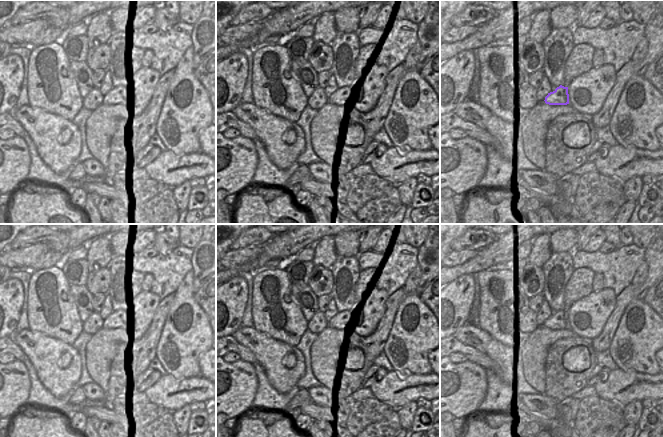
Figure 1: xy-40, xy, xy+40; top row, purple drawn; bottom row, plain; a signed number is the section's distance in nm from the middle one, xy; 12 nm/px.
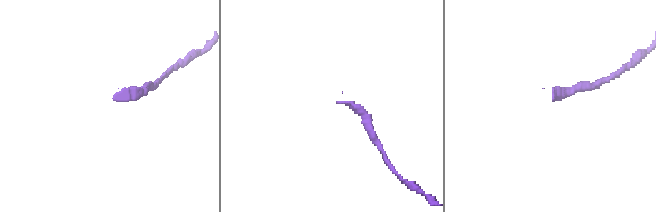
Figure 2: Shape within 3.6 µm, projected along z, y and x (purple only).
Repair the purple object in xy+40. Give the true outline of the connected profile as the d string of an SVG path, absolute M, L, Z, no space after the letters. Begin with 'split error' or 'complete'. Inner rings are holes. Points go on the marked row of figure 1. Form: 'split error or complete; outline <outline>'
complete; outline M560 85L553 92L545 97L545 103L549 105L567 105L569 104L568 87Z

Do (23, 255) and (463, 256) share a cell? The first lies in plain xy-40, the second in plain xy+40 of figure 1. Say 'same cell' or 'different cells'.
same cell

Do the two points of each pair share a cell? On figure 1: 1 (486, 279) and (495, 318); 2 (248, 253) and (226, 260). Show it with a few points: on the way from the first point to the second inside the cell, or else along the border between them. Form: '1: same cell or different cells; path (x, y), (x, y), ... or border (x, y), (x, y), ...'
1: same cell; path (487, 289), (491, 295), (491, 308)
2: same cell; path (243, 255), (231, 259)

